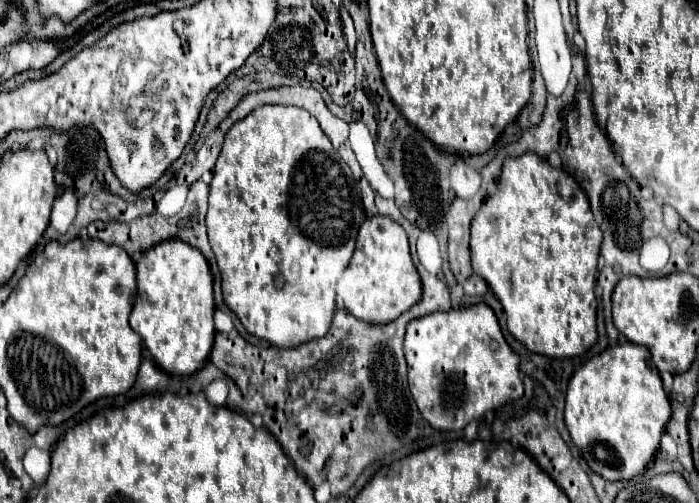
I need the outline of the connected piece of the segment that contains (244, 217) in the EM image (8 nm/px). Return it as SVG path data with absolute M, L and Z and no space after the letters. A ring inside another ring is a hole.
M278 104L260 106L228 130L222 152L220 152L216 168L214 168L214 178L210 182L210 204L208 204L208 214L206 214L206 230L208 230L210 246L218 260L218 268L220 268L224 302L240 318L242 326L250 334L254 334L262 340L268 340L270 344L274 344L278 348L294 348L302 342L322 338L328 332L334 310L336 310L336 272L342 272L346 268L348 260L352 258L356 234L364 220L366 220L366 214L364 214L362 200L358 194L358 184L356 184L350 168L340 158L340 154L332 148L328 136L322 132L318 120L312 114L308 114L306 110L296 108L296 106L278 106ZM276 276L282 276L284 286L276 286L276 280L274 280Z

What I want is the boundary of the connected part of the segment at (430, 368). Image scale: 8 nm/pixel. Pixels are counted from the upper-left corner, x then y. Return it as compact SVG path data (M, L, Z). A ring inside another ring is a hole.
M484 302L458 310L436 312L412 320L406 328L404 354L408 362L408 382L412 396L424 420L436 430L464 430L474 418L480 418L488 410L496 410L512 400L518 400L524 392L520 370L518 370L518 362L520 362L518 354L510 352L492 308ZM492 338L496 338L502 344L504 354L490 354L488 344Z

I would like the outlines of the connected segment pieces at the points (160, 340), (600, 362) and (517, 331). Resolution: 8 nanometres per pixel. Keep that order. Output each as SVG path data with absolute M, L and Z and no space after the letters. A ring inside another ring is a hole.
M164 240L136 262L136 302L130 326L140 334L156 364L168 374L190 376L208 360L214 332L212 274L200 250L182 240Z
M632 342L606 348L602 354L590 358L580 370L576 370L568 382L564 412L566 428L588 466L606 480L630 480L644 472L658 452L660 436L670 420L670 414L668 394L664 392L658 370L650 362L650 352Z
M536 152L504 160L496 190L484 200L470 230L472 268L502 302L508 314L508 332L532 352L550 358L580 356L596 342L594 282L600 244L602 232L592 216L586 194L564 168L552 168Z

